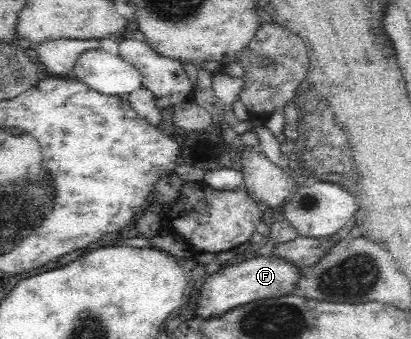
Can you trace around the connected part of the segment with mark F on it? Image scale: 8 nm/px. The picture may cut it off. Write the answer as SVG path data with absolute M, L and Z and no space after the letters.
M257 255L240 263L222 265L213 272L213 275L207 275L205 278L196 308L197 317L207 320L211 316L224 315L229 309L255 299L292 294L298 287L301 269L288 259L281 259L276 255Z

